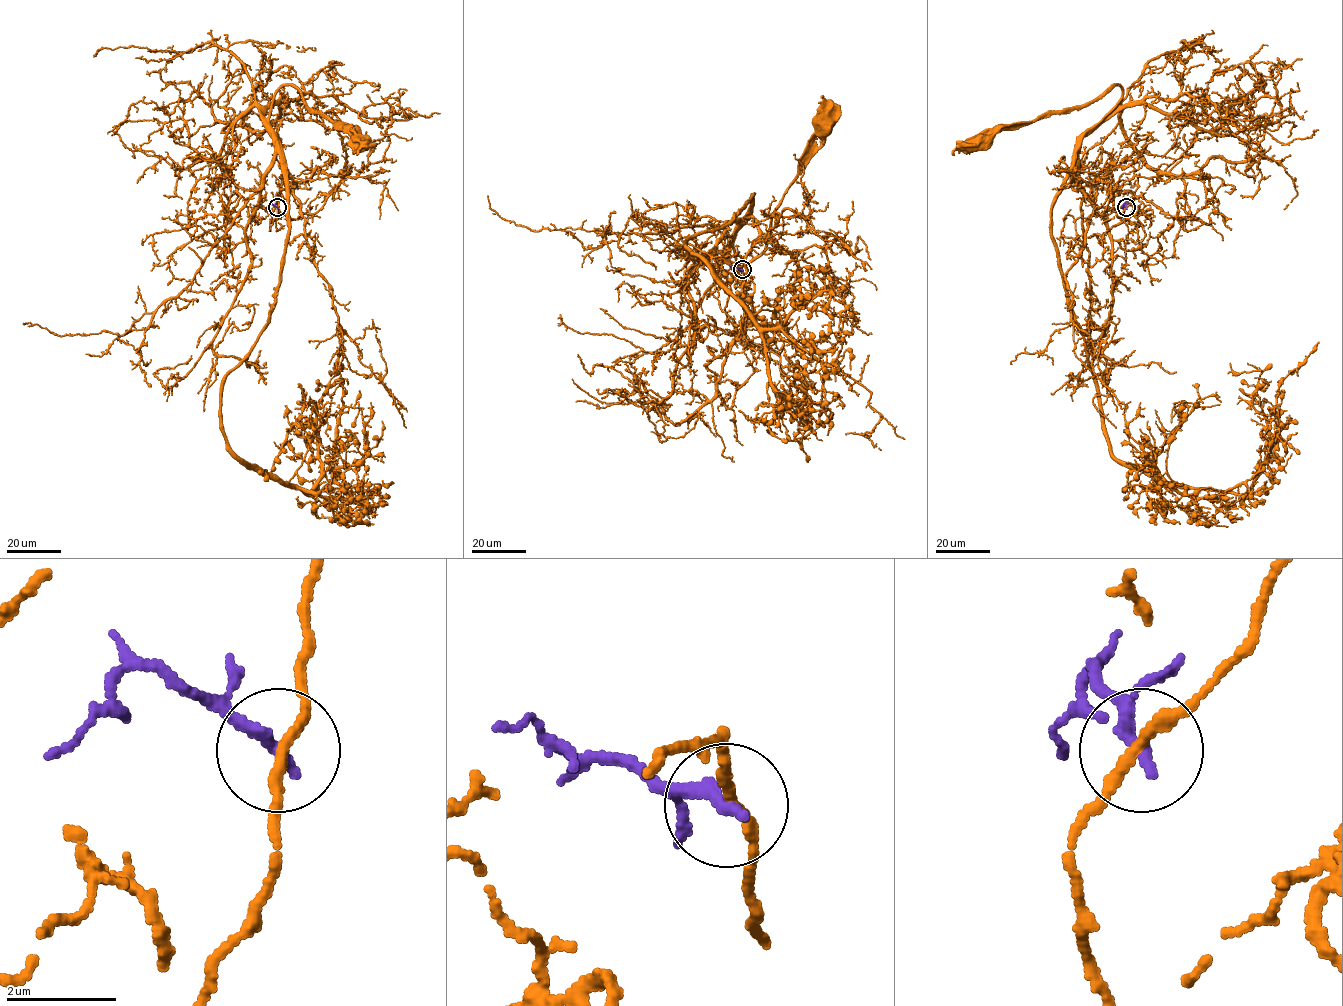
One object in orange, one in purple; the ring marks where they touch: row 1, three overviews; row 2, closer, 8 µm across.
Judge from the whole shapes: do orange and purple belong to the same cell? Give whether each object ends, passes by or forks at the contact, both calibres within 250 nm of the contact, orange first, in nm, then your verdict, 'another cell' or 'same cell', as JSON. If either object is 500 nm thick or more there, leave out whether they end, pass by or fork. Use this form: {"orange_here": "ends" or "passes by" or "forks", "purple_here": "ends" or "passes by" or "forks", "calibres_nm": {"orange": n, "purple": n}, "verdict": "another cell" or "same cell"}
{"orange_here": "passes by", "purple_here": "ends", "calibres_nm": {"orange": 200, "purple": 280}, "verdict": "another cell"}

